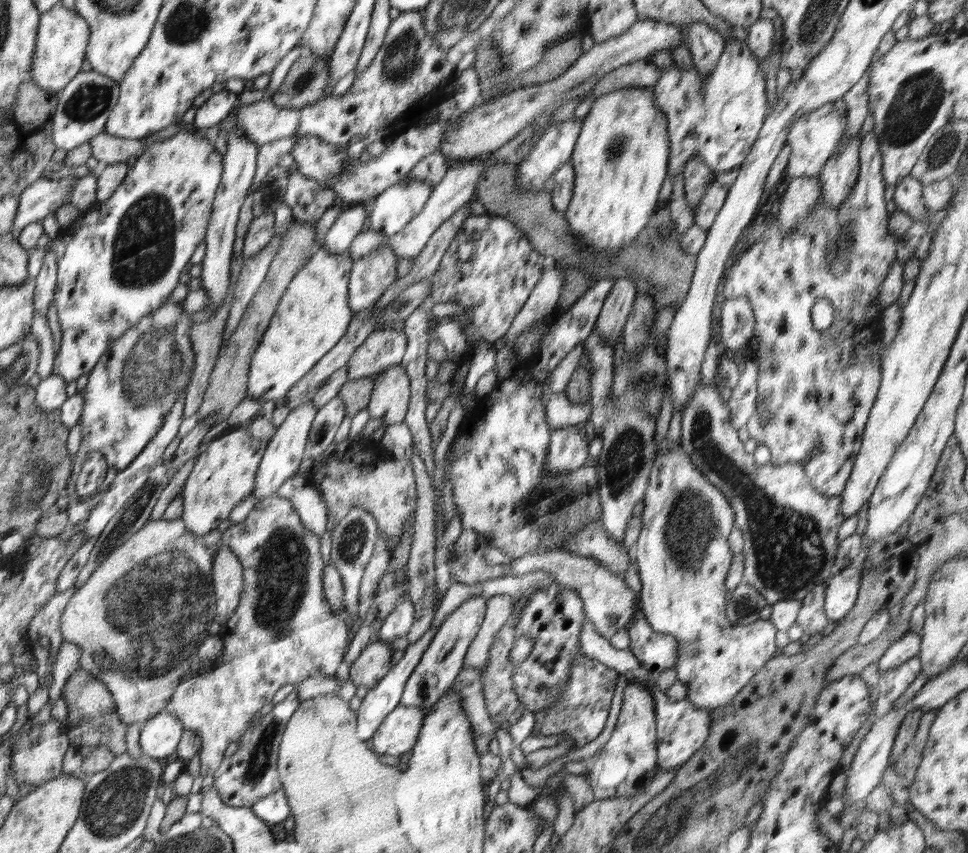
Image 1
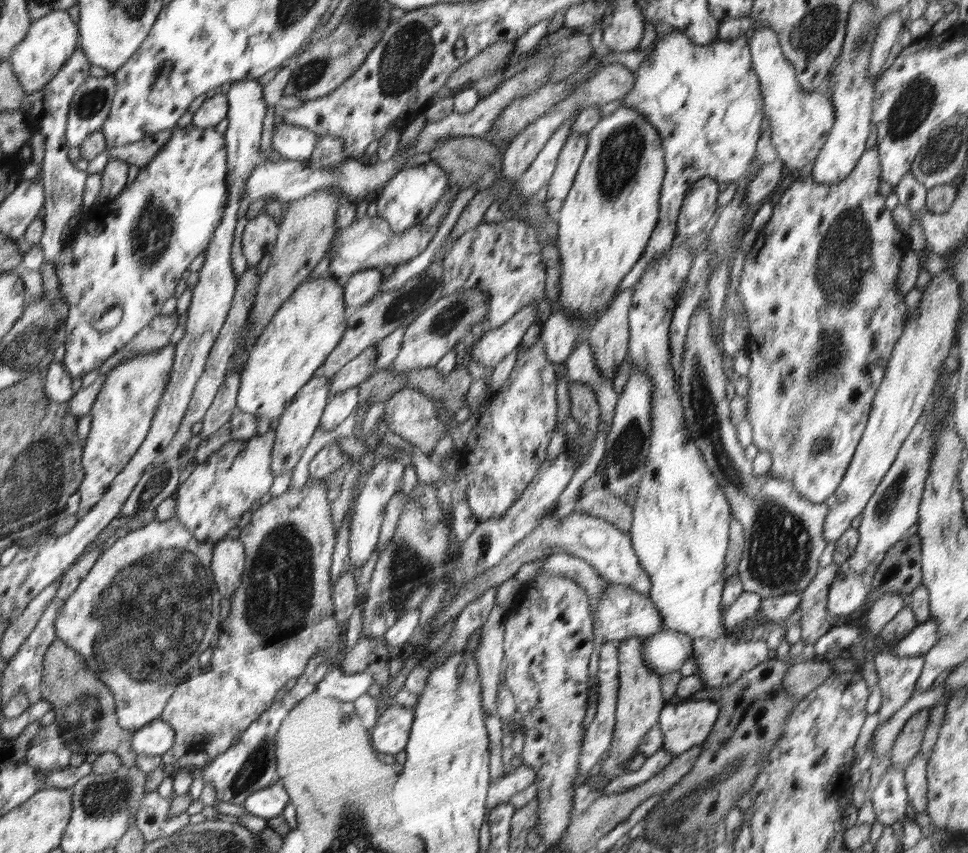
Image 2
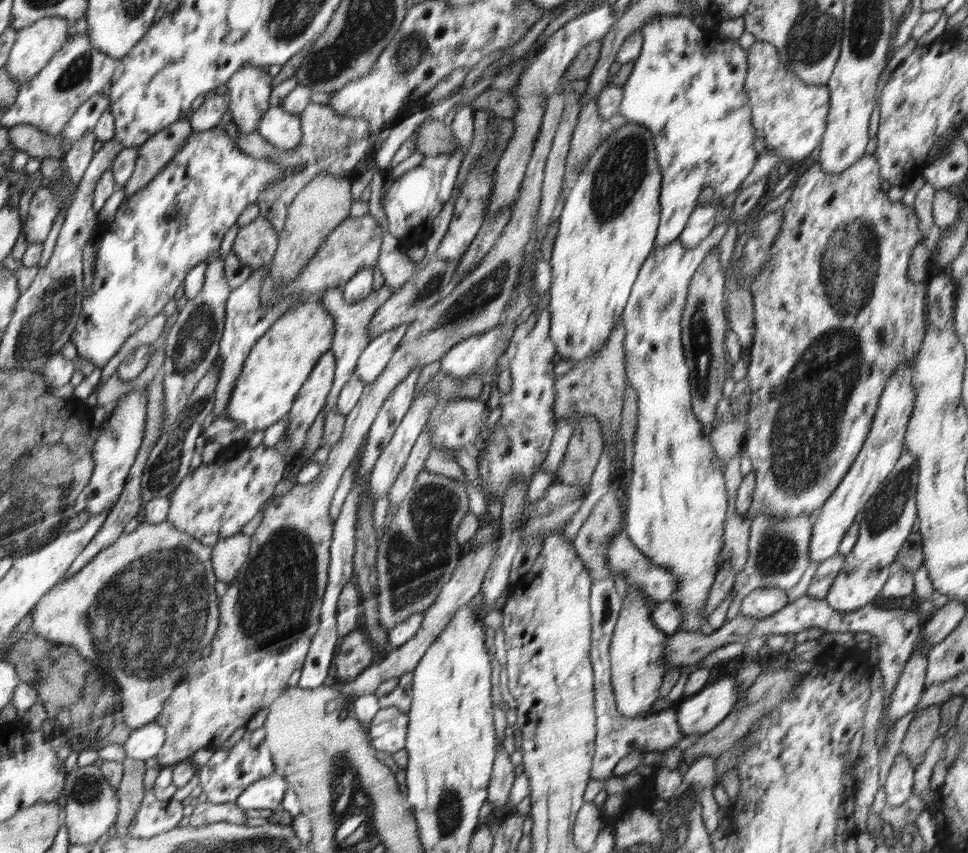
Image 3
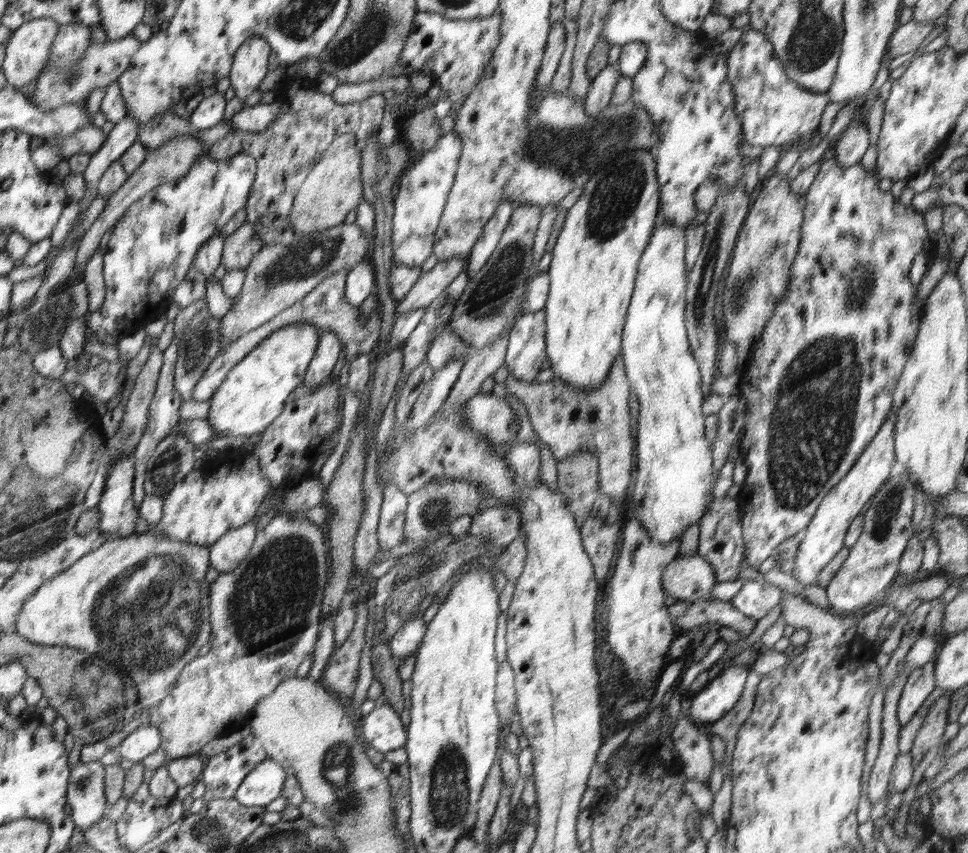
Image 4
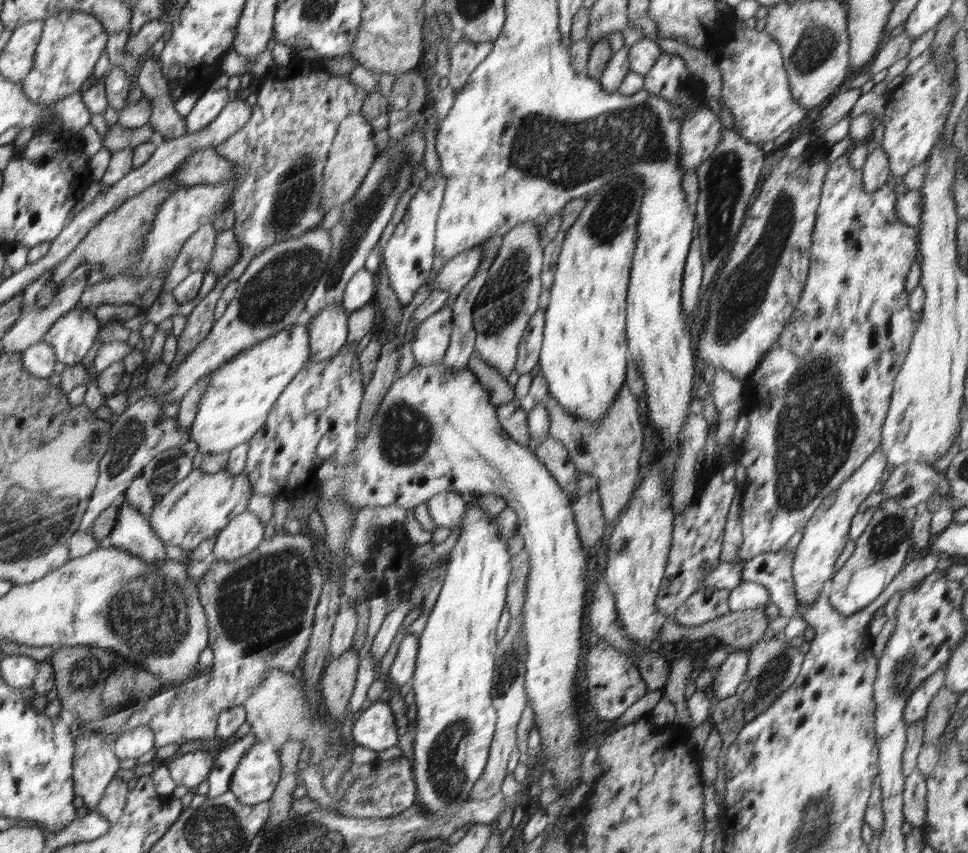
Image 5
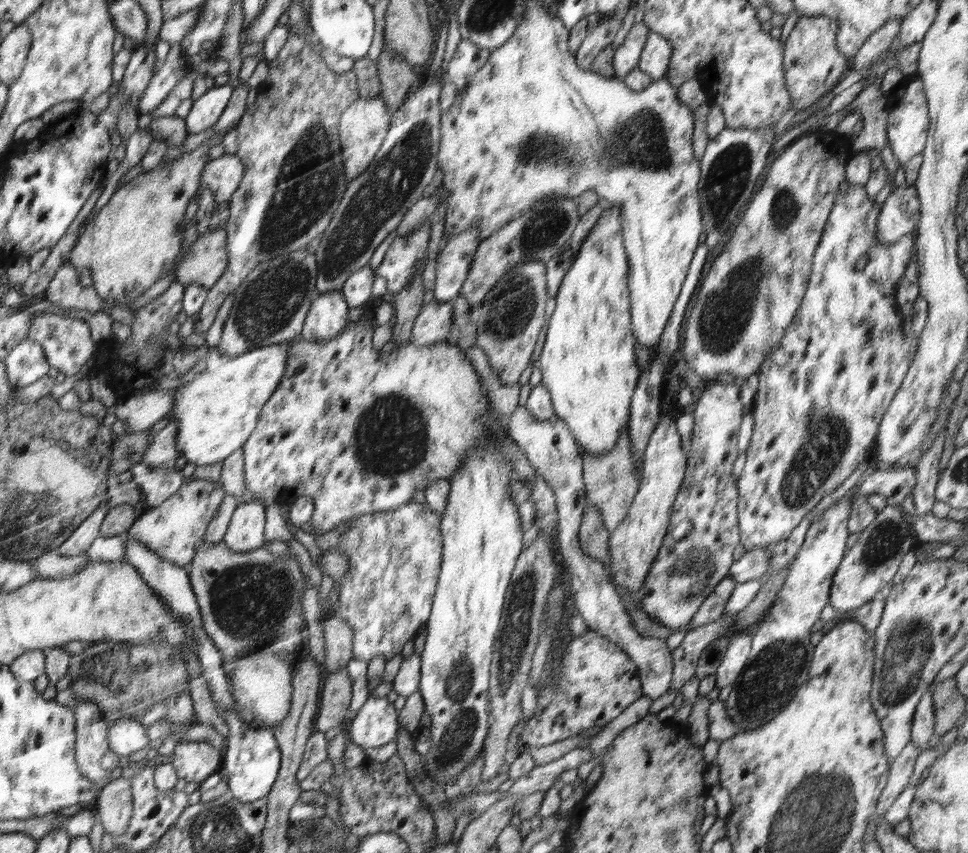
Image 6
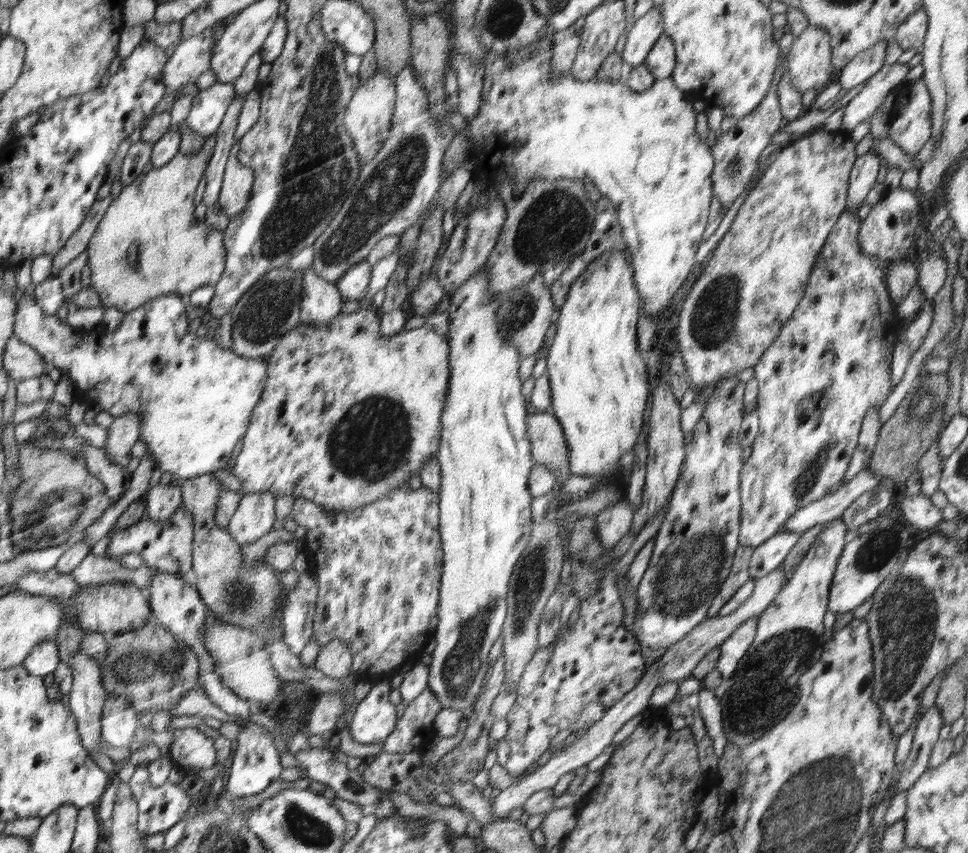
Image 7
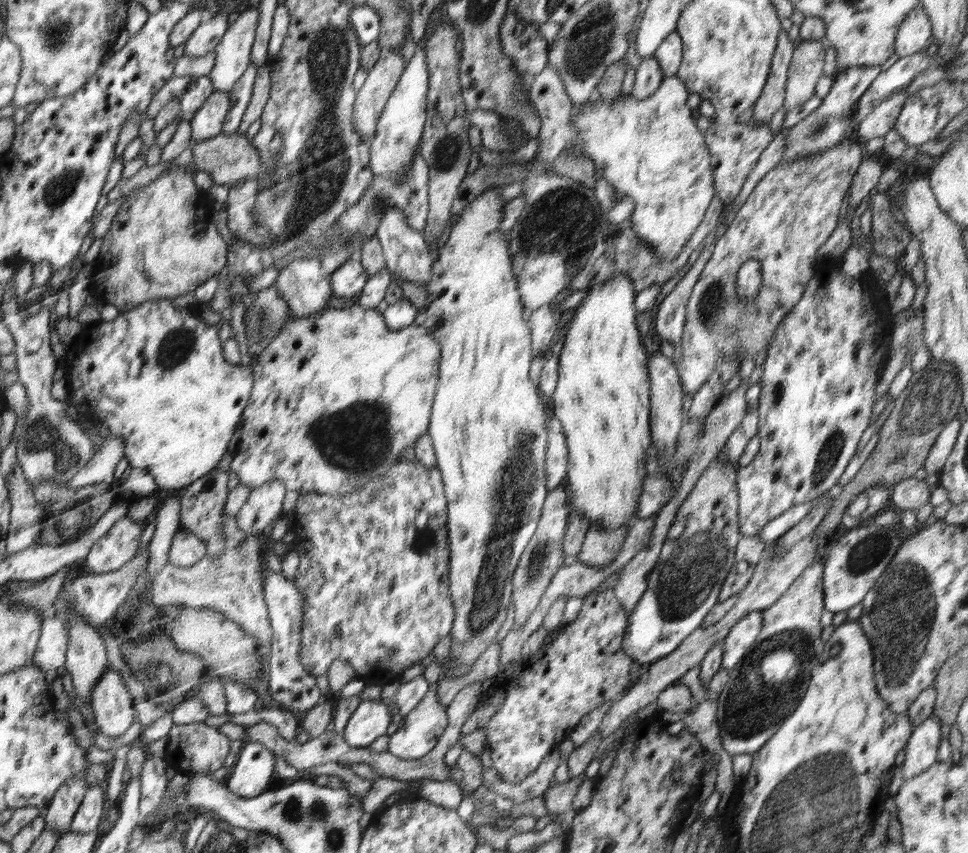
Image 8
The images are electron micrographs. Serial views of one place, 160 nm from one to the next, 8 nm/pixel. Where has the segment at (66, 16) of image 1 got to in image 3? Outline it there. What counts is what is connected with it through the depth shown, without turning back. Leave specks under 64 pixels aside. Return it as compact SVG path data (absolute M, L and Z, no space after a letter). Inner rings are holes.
M46 16L33 22L32 25L23 29L18 29L17 40L14 41L13 48L9 52L9 58L4 68L10 76L18 83L22 84L32 80L45 68L46 65L56 56L69 37L68 30L71 22L68 19L56 16Z

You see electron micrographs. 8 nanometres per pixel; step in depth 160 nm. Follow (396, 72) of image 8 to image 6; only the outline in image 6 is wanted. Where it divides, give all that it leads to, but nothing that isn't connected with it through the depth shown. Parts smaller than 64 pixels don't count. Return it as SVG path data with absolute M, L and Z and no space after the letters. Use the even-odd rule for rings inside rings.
M359 96L342 114L339 120L339 141L341 142L346 186L350 185L373 162L385 140L392 114L386 101L379 96Z

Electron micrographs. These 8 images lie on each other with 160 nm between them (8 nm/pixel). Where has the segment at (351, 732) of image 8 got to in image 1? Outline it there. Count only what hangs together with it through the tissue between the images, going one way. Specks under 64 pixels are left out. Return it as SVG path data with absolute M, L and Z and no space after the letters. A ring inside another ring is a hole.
M398 705L380 724L370 747L379 756L400 756L411 751L422 729L425 713L416 706Z

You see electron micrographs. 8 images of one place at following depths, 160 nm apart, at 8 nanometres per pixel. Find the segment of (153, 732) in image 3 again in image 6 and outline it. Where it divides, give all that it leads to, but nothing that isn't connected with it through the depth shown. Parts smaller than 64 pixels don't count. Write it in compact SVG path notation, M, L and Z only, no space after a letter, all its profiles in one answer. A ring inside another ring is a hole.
M120 718L116 723L111 724L107 737L110 748L121 757L128 757L148 744L146 728L140 724L140 721L134 722L126 718Z

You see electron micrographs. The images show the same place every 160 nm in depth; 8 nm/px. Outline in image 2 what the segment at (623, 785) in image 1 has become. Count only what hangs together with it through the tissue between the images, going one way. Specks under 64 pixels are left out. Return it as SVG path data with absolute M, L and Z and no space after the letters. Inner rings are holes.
M631 636L620 640L618 645L618 680L619 690L615 713L615 728L607 754L595 768L602 781L628 773L628 765L633 755L636 755L637 746L641 738L644 738L648 731L658 723L659 715L662 713L665 699L661 696L661 677L654 673L654 670L646 667L642 659L642 648L644 637Z

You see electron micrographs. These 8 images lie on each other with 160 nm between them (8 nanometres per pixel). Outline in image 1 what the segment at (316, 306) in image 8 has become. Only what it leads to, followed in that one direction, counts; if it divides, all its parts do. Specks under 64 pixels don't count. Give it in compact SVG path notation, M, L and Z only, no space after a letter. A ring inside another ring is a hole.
M307 400L300 406L291 409L284 422L277 427L273 437L267 444L260 470L258 470L256 476L256 486L253 493L256 503L276 493L280 486L284 484L284 481L297 472L302 459L305 458L304 452L308 442L308 435L317 412L317 406L314 406L311 400Z

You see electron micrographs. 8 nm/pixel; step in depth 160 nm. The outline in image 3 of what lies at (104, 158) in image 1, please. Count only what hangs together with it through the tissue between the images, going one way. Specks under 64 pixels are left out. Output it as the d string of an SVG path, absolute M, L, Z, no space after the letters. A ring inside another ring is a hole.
M181 119L173 122L168 128L162 129L156 136L150 137L144 145L140 145L133 177L124 186L123 200L128 200L134 192L138 192L156 179L193 132L189 121Z

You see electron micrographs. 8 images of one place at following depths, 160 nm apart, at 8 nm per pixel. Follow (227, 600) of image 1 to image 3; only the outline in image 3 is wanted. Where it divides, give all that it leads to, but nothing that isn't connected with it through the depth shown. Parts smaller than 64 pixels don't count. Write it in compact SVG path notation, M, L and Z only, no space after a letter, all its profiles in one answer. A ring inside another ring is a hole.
M233 534L217 542L213 548L213 565L217 570L218 580L234 580L243 562L248 558L251 548L251 536Z

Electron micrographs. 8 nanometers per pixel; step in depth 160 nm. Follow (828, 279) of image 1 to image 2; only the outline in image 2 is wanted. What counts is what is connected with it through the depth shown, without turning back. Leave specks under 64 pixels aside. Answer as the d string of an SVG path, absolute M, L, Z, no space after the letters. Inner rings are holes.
M876 147L864 151L856 167L842 182L818 185L813 182L812 174L804 179L796 180L790 188L786 189L780 202L772 208L772 218L765 225L766 228L757 234L754 245L744 259L738 279L736 292L746 307L747 318L750 321L749 335L752 338L749 350L751 365L747 374L749 397L745 416L751 424L752 444L756 446L758 453L767 452L771 456L771 467L768 473L772 477L792 481L794 488L814 504L827 502L841 483L867 425L871 404L884 378L894 345L910 321L907 318L910 308L904 302L904 294L897 289L897 274L900 263L909 250L908 240L906 233L896 226L891 212L884 206L885 198L880 194L880 183L880 157ZM814 440L826 440L828 447L817 453L813 449Z

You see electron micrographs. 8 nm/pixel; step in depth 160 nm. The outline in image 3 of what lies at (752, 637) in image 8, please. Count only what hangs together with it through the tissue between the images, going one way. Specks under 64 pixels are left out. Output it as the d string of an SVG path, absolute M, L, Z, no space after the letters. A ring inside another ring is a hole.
M722 676L696 695L683 698L675 705L680 733L703 735L715 729L738 702L738 690L736 678Z

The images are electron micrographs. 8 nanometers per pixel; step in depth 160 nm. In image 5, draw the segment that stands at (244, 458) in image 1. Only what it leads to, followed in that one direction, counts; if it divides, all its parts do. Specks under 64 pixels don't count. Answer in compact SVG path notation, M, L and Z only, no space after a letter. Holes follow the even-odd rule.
M227 468L215 474L202 472L202 469L192 469L191 473L173 486L160 502L155 504L149 523L165 545L179 546L189 551L215 538L234 517L245 512L249 500L256 493L242 470L234 476Z

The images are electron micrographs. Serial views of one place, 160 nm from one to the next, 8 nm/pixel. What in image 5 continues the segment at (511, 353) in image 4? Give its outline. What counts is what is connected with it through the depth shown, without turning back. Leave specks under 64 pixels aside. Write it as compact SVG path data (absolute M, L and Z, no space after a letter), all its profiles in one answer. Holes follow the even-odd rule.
M538 310L523 334L521 344L517 348L517 359L514 370L521 377L528 374L538 364L541 344L543 343L543 328L545 325L545 312Z

